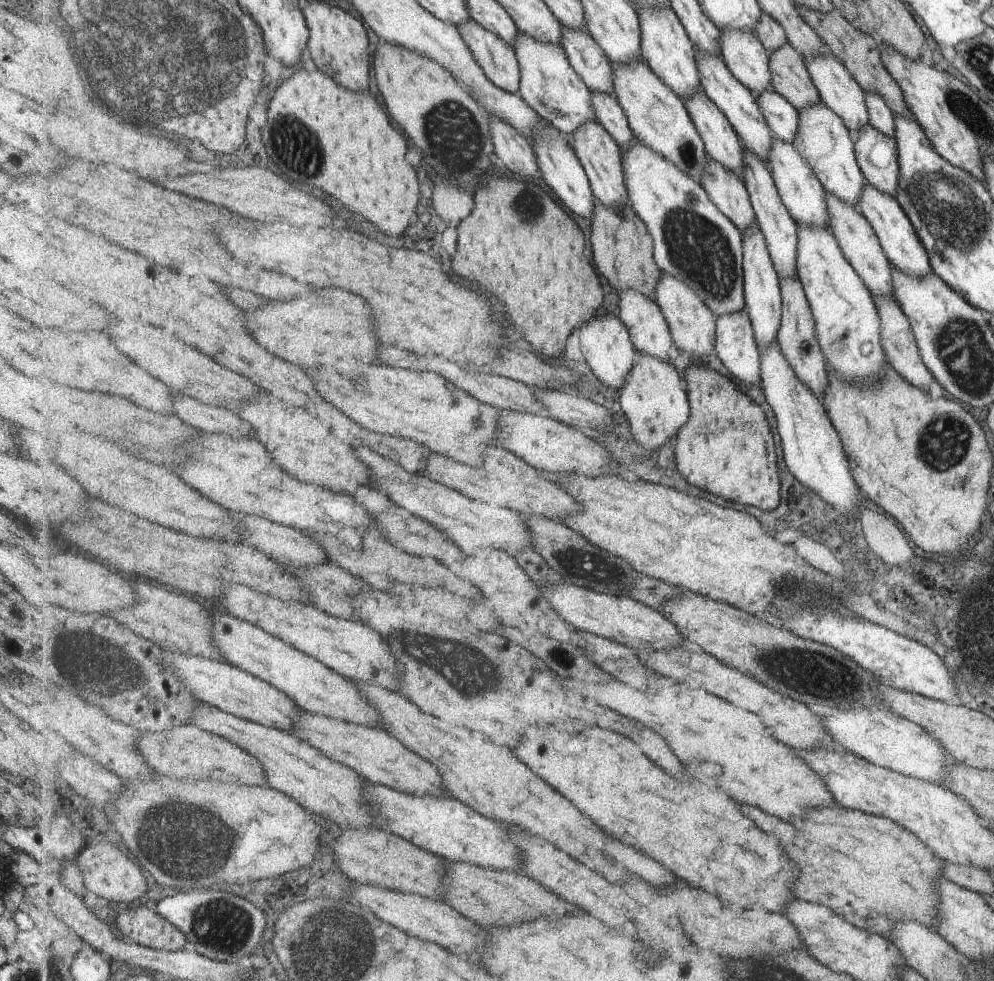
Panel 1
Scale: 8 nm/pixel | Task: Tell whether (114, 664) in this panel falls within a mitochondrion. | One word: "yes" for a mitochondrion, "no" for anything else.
yes

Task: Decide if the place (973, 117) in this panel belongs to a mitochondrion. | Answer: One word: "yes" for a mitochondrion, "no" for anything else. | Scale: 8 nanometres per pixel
yes

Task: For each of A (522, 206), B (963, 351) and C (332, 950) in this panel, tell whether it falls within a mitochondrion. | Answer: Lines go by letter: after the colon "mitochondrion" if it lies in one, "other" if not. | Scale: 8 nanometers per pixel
A: mitochondrion
B: mitochondrion
C: mitochondrion

